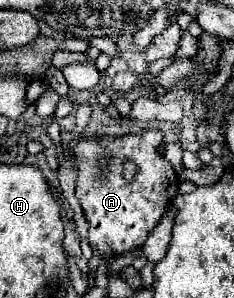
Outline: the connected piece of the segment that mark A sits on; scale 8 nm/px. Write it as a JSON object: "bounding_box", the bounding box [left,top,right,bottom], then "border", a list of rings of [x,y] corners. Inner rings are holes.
{"bounding_box":[72,129,178,273],"border":[[[138,129],[124,137],[80,139],[72,149],[72,163],[78,171],[76,199],[80,201],[84,215],[90,223],[88,241],[94,249],[94,257],[88,267],[94,273],[104,255],[120,255],[144,245],[148,233],[164,215],[166,207],[178,191],[178,175],[174,167],[158,153],[158,145],[164,141],[160,129]],[[134,159],[138,165],[136,179],[126,185],[122,181],[122,163]],[[99,162],[104,162],[108,171],[100,171]]]}

